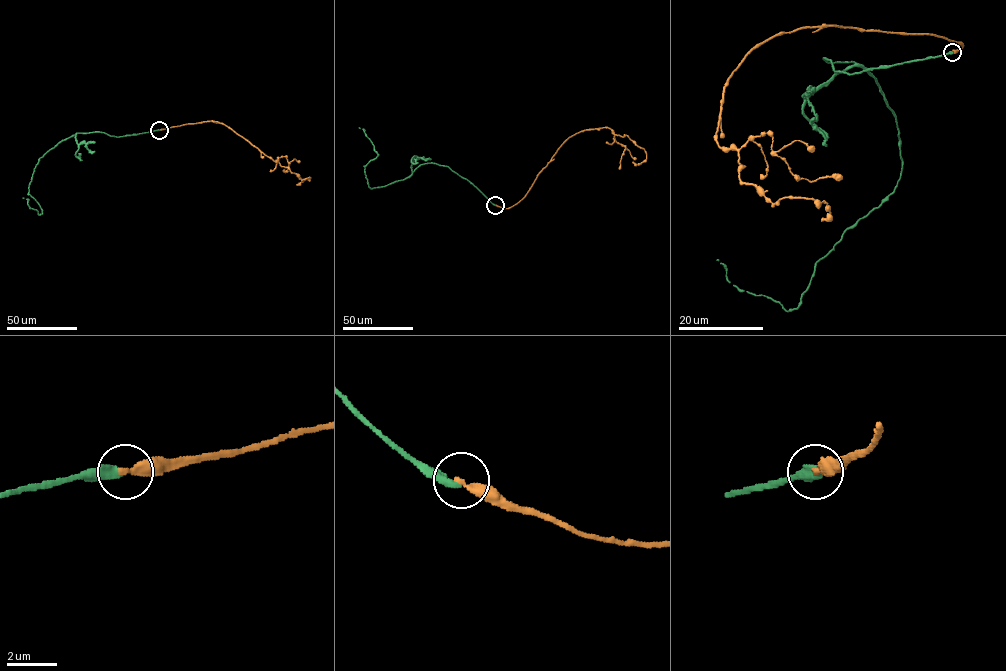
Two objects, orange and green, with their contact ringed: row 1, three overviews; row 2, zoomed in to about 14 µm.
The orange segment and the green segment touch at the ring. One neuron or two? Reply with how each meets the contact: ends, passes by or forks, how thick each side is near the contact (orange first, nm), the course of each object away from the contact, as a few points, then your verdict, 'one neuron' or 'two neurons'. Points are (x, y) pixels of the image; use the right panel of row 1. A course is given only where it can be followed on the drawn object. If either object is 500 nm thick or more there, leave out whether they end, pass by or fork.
orange ends | green ends | 320/360 nm | orange via (952, 52), (961, 44), (933, 34), (802, 26), (733, 71), (717, 143), (771, 203), (825, 202), (821, 221) | green via (952, 52), (850, 73), (825, 58), (878, 83), (902, 172), (816, 263), (798, 306), (738, 289), (717, 259) | two neurons

